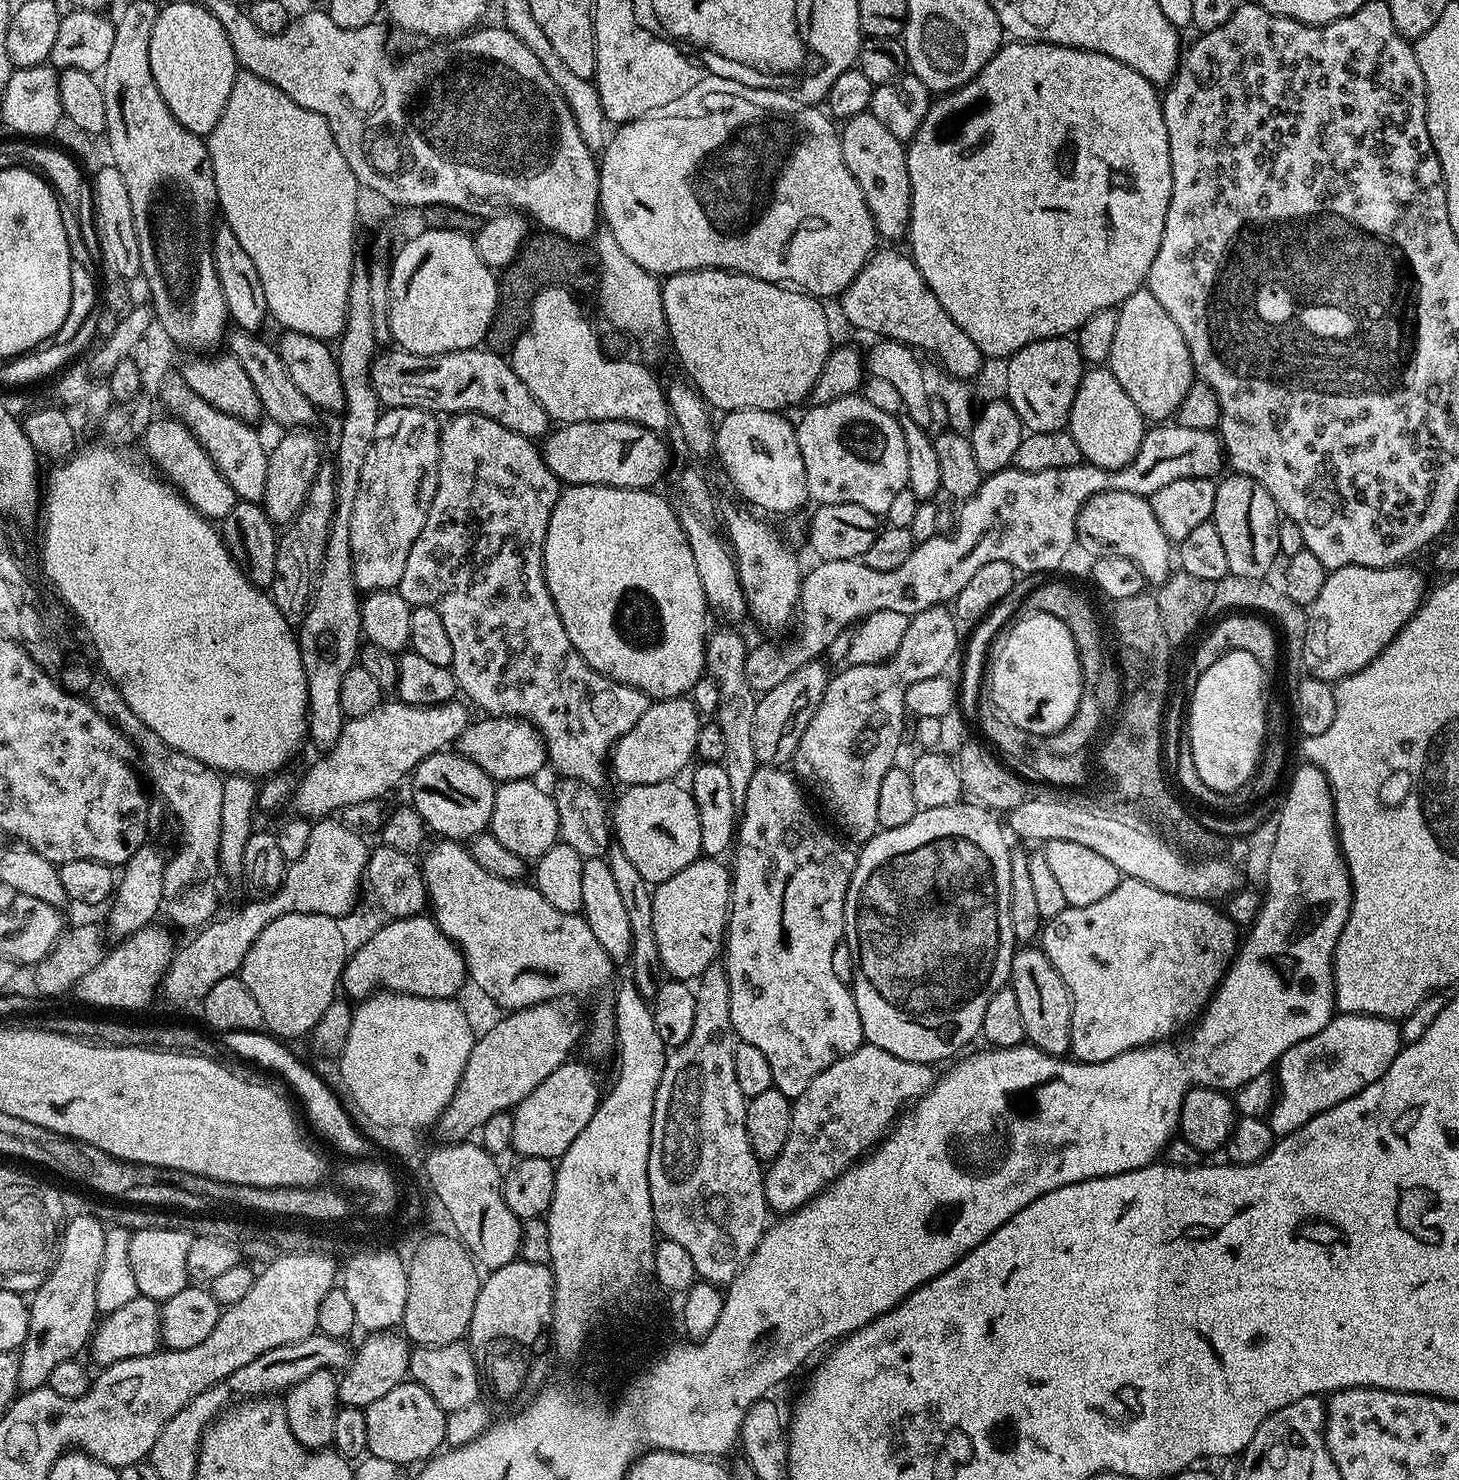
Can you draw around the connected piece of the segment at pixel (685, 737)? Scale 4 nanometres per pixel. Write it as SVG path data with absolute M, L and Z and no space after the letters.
M684 696L649 703L646 714L642 714L642 718L638 718L638 722L634 722L634 727L612 748L611 775L616 775L624 786L653 784L663 780L675 781L679 777L676 775L688 763L693 763L701 723L701 712L691 699Z

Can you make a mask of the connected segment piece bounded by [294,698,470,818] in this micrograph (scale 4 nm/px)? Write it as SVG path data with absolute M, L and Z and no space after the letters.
M395 698L389 700L389 704L388 701L381 702L377 708L370 710L370 714L345 719L336 745L325 751L321 760L314 761L308 773L298 780L294 788L294 804L296 800L295 811L301 817L328 818L339 813L347 804L387 797L387 792L398 787L403 780L405 783L423 760L453 745L470 723L465 706L458 703L458 700L446 704L401 704Z

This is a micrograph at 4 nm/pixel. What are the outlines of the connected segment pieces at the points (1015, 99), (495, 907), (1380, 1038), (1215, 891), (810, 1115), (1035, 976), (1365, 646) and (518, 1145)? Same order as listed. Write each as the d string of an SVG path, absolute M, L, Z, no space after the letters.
M1031 42L1005 43L996 51L994 58L990 58L990 62L986 62L986 66L982 66L982 70L973 80L966 82L954 92L945 92L939 98L933 99L918 134L907 145L906 151L908 153L910 186L912 187L912 209L906 233L906 241L908 240L909 246L912 247L910 249L911 258L918 266L922 278L926 278L926 286L930 286L930 290L934 290L934 298L938 298L938 302L942 302L942 310L946 310L946 314L950 314L950 318L954 318L954 322L962 331L970 334L970 342L974 342L974 346L978 346L978 350L985 358L992 358L992 356L1011 358L1018 350L1022 350L1022 346L1026 346L1030 342L1038 342L1051 336L1068 336L1075 333L1076 329L1082 326L1082 322L1086 322L1086 318L1090 318L1090 314L1094 314L1098 310L1115 308L1123 300L1130 298L1130 294L1145 287L1150 274L1150 266L1154 266L1154 254L1158 254L1158 246L1162 246L1162 230L1166 226L1166 210L1170 206L1170 194L1172 193L1172 171L1170 170L1170 142L1166 134L1164 110L1157 85L1142 78L1142 74L1138 74L1138 70L1134 70L1106 54L1087 52L1081 48Z
M443 838L437 839L435 842L437 844L428 853L426 853L427 851L423 853L423 856L425 856L424 860L422 859L422 871L428 891L430 915L442 930L442 934L449 936L460 947L460 951L464 954L464 966L470 979L482 986L482 989L486 990L490 998L500 1008L503 1010L529 1008L531 1004L543 1004L545 1000L554 1000L558 996L581 998L580 996L588 996L591 992L596 992L599 988L607 986L608 979L611 978L612 971L614 971L613 962L607 956L606 950L602 948L598 939L594 938L594 933L590 930L590 926L587 925L583 915L563 912L557 910L554 906L550 906L550 902L546 902L546 898L542 898L542 894L531 883L503 880L502 878L494 878L494 874L486 874L486 870L482 870L482 866L478 866L478 862L474 862L474 858L468 853L468 849L463 843Z
M1342 1012L1318 1034L1290 1046L1274 1065L1278 1085L1271 1109L1266 1117L1277 1137L1298 1130L1310 1118L1338 1106L1346 1098L1366 1090L1370 1082L1378 1082L1402 1047L1401 1025L1384 1016L1367 1016Z
M1026 798L1022 806L1014 806L1014 810L1007 813L1006 824L1013 837L1016 835L1024 840L1040 840L1041 845L1050 842L1079 842L1118 866L1121 877L1146 882L1178 898L1216 902L1219 901L1219 896L1227 898L1245 887L1245 873L1235 863L1224 858L1189 858L1163 835L1139 828L1132 824L1131 819L1125 819L1119 814L1110 815L1112 816L1107 816L1104 812L1091 812L1080 804L1067 804L1064 800Z
M867 1042L854 1050L854 1054L838 1058L834 1066L826 1066L826 1070L822 1070L822 1074L818 1074L818 1078L814 1078L814 1082L810 1082L810 1086L806 1086L806 1090L795 1097L786 1146L782 1146L778 1158L767 1165L764 1173L764 1197L769 1209L776 1214L797 1212L857 1160L867 1156L888 1135L902 1109L922 1099L930 1091L938 1079L937 1073L932 1072L935 1072L933 1065L894 1058L894 1054Z
M1020 946L1012 953L1012 974L1010 986L1018 997L1018 1006L1022 1013L1022 1026L1027 1043L1033 1044L1051 1056L1069 1055L1070 1018L1072 1017L1072 999L1068 993L1066 982L1062 982L1062 974L1054 970L1050 958L1043 947Z
M1407 563L1394 564L1390 568L1367 568L1366 566L1342 566L1329 571L1322 591L1314 603L1307 605L1308 638L1302 663L1313 677L1335 682L1362 670L1396 637L1418 609L1426 595L1424 576Z
M569 1062L558 1066L558 1070L554 1070L546 1082L542 1082L542 1086L538 1086L522 1103L516 1105L512 1118L512 1148L520 1151L521 1157L533 1156L555 1161L563 1156L570 1142L582 1134L586 1122L594 1118L601 1099L602 1087L586 1065Z

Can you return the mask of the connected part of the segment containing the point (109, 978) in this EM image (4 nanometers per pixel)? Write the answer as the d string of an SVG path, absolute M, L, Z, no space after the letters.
M149 926L133 936L125 936L116 949L105 951L104 957L90 970L90 974L76 983L74 996L92 1008L144 1008L158 992L164 972L174 955L172 936L164 928Z

